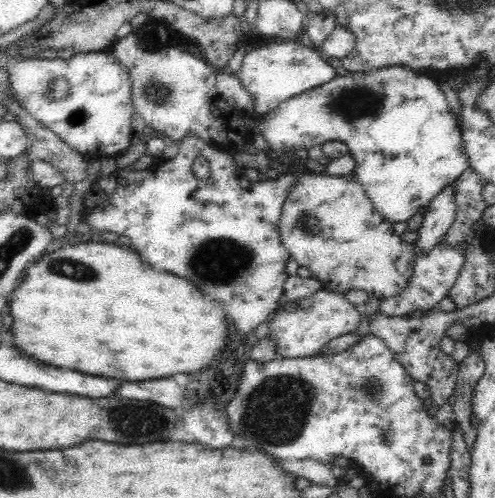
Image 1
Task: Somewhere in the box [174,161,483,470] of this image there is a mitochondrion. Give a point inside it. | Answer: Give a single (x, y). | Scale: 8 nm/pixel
(275, 412)

